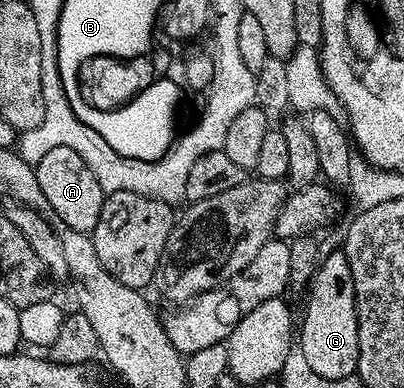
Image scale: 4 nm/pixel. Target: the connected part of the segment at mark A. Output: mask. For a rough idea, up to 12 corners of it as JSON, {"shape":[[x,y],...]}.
{"shape":[[74,148],[35,163],[59,225],[91,235],[106,197]]}

